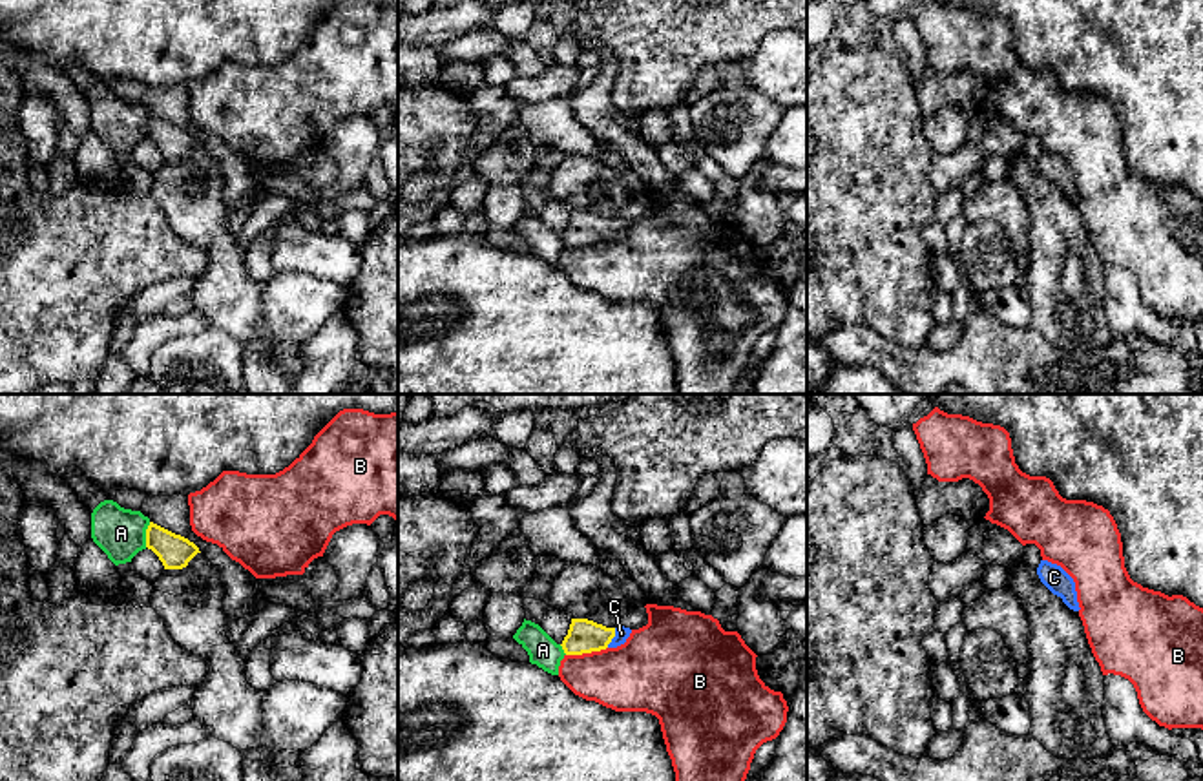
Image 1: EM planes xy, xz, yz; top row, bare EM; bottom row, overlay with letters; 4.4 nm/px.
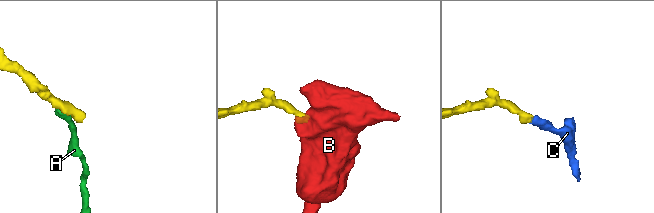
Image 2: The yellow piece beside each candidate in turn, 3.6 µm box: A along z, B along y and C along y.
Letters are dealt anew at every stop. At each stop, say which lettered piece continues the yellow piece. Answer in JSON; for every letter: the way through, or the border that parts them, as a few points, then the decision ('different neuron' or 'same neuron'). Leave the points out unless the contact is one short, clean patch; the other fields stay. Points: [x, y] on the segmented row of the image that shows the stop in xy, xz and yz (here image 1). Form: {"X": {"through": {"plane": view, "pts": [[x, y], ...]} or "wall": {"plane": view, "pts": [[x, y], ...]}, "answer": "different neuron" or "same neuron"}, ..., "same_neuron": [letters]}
{"A": {"wall": {"plane": "xy", "pts": [[150, 522], [145, 533], [145, 546]]}, "answer": "different neuron"}, "B": {"wall": {"plane": "xz", "pts": [[606, 646], [596, 652], [566, 656]]}, "answer": "different neuron"}, "C": {"through": {"plane": "xz", "pts": [[585, 635], [612, 637], [621, 634]]}, "answer": "same neuron"}, "same_neuron": ["C"]}

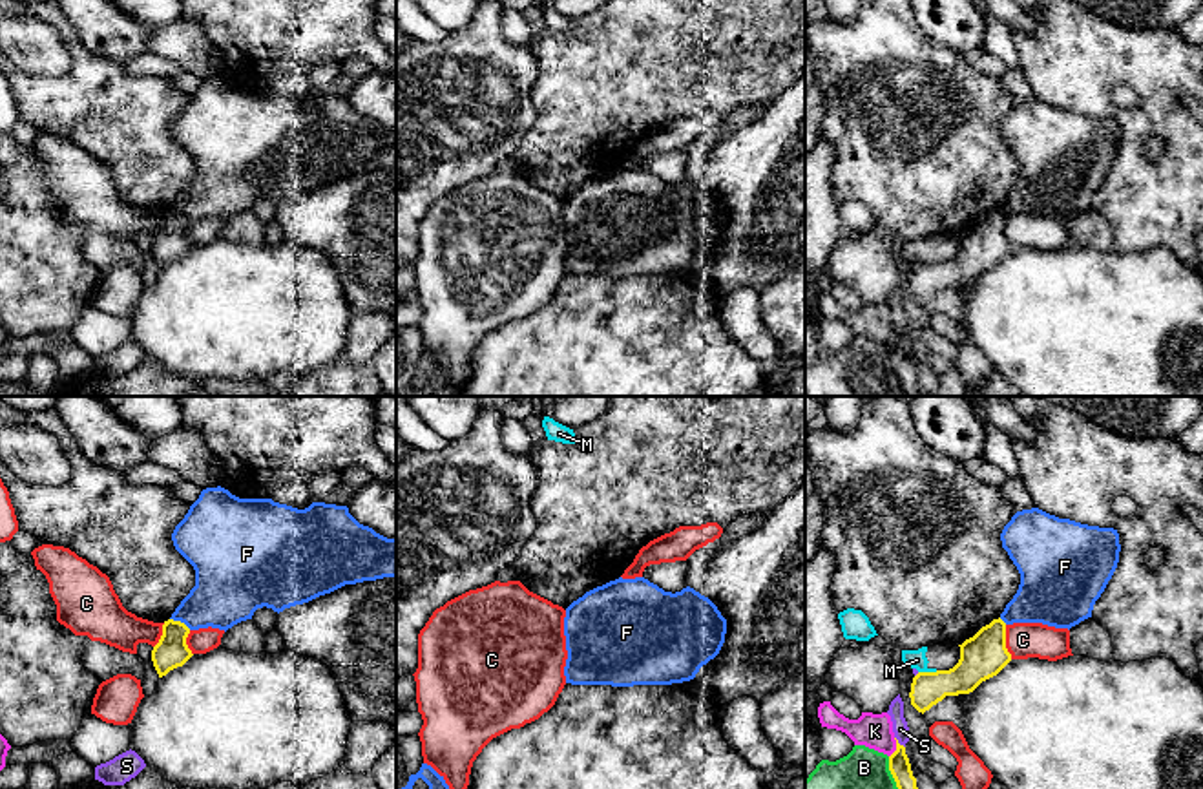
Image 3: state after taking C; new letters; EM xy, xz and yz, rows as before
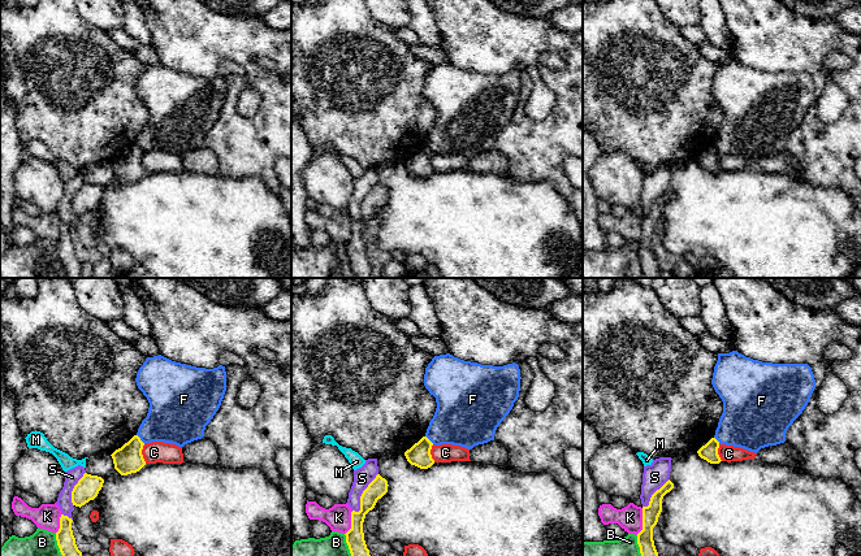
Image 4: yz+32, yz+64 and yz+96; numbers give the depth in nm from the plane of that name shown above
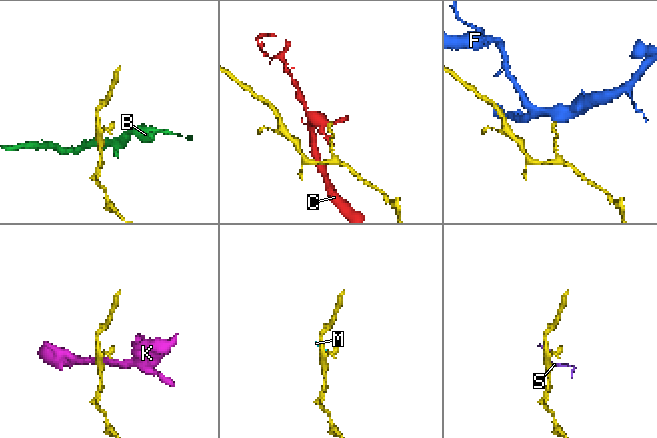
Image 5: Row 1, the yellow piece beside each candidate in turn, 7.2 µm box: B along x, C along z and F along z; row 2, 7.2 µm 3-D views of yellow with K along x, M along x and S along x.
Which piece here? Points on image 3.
{"B": {"wall": {"plane": "yz", "pts": [[888, 757], [888, 767], [899, 788]]}, "answer": "different neuron"}, "C": {"wall": {"plane": "yz", "pts": [[1004, 625], [1004, 647], [1012, 658]]}, "answer": "different neuron"}, "F": {"wall": {"plane": "xy", "pts": [[170, 618], [190, 629]]}, "answer": "different neuron"}, "K": {"wall": {"plane": "yz", "pts": [[895, 738], [895, 749], [889, 757]]}, "answer": "different neuron"}, "M": {"wall": {"plane": "yz", "pts": [[937, 671], [919, 673]]}, "answer": "different neuron"}, "S": {"wall": {"plane": "yz", "pts": [[895, 736], [904, 747]]}, "answer": "different neuron"}, "same_neuron": []}

